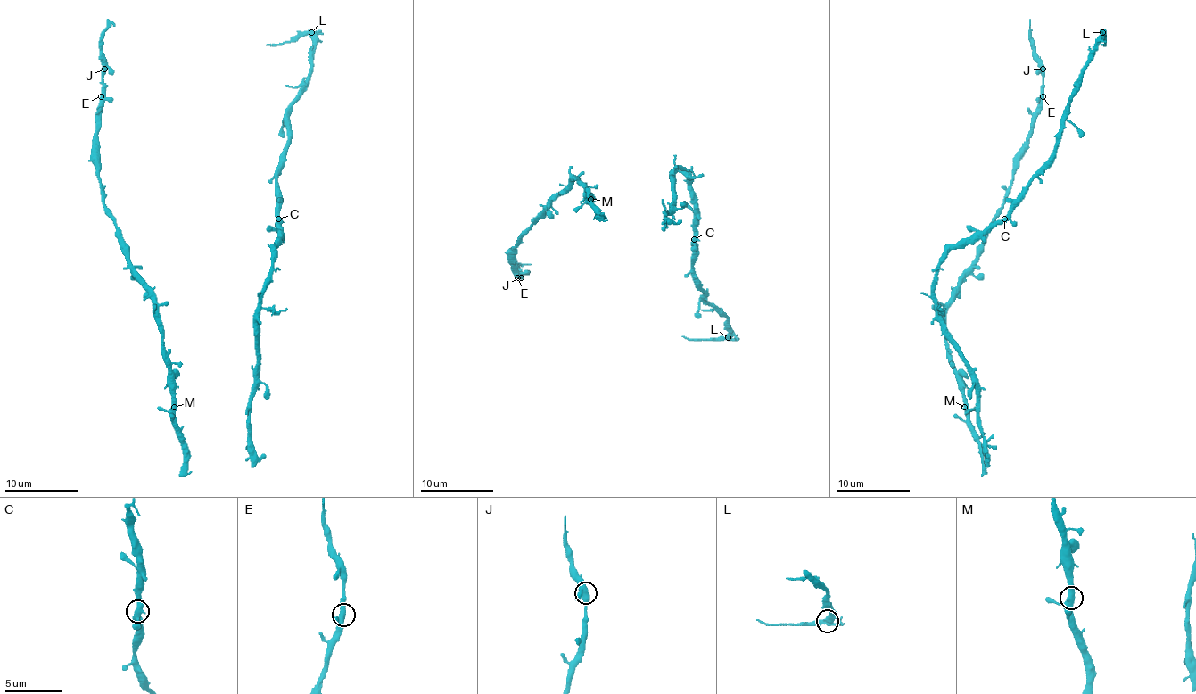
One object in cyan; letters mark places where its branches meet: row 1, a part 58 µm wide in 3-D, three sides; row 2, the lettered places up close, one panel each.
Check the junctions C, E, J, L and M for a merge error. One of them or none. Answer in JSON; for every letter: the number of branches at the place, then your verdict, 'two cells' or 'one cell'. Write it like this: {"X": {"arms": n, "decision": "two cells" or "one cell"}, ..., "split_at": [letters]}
{"C": {"arms": 3, "decision": "one cell"}, "E": {"arms": 3, "decision": "one cell"}, "J": {"arms": 3, "decision": "one cell"}, "L": {"arms": 3, "decision": "two cells"}, "M": {"arms": 3, "decision": "one cell"}, "split_at": ["L"]}

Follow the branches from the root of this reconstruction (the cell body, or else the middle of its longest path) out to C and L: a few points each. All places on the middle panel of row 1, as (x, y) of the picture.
C: (665, 220), (665, 213), (672, 206), (672, 175), (681, 168), (687, 173), (690, 199), (694, 204), (694, 239)
L: (665, 220), (672, 206), (672, 175), (681, 168), (694, 204), (692, 276), (704, 297), (727, 319), (727, 337)

